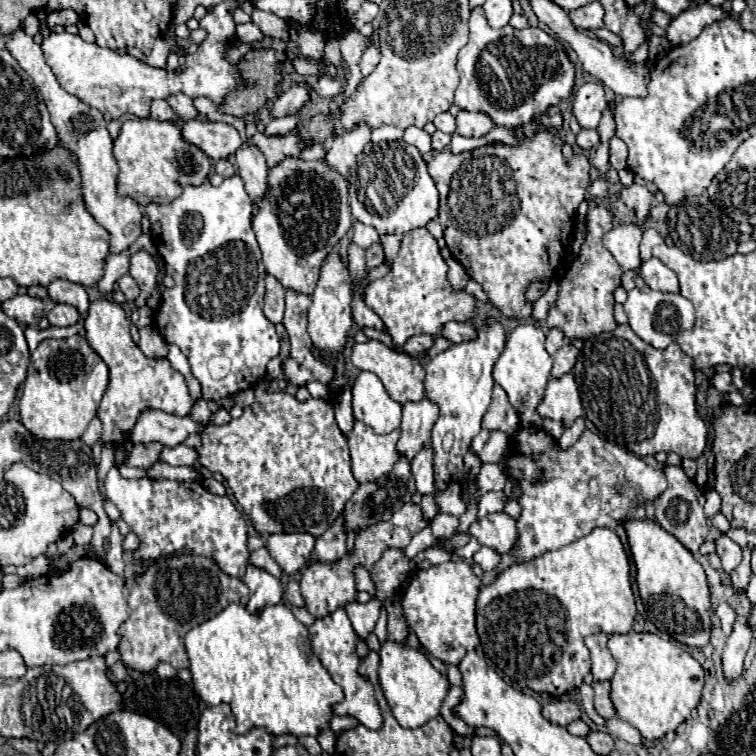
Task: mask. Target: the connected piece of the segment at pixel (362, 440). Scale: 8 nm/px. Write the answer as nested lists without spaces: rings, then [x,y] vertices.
[[[356,421],[354,429],[346,435],[352,457],[352,473],[358,483],[376,481],[378,477],[392,471],[392,465],[400,459],[396,443],[400,439],[400,429],[392,433],[378,435],[368,425]]]

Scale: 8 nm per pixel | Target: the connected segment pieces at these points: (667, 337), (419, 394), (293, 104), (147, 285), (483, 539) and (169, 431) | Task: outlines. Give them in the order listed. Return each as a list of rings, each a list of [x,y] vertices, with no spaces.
[[[632,289],[628,291],[628,299],[624,303],[624,311],[630,319],[632,331],[646,343],[650,343],[656,349],[666,349],[678,333],[690,329],[694,325],[694,307],[688,299],[684,299],[680,293],[660,293],[660,291],[640,291]]]
[[[366,341],[366,343],[354,343],[352,365],[358,369],[372,371],[384,383],[388,395],[398,403],[420,401],[424,397],[424,369],[422,369],[422,363],[412,355],[388,349],[380,341]]]
[[[302,81],[298,85],[292,85],[290,91],[282,93],[270,107],[270,117],[286,117],[286,115],[294,115],[298,111],[298,107],[302,107],[302,103],[308,99],[310,91],[308,91],[308,83]]]
[[[138,251],[130,257],[130,271],[128,271],[136,283],[140,285],[142,289],[142,295],[135,300],[137,307],[146,305],[146,297],[154,291],[156,287],[156,275],[158,275],[158,267],[156,267],[156,261],[154,257],[148,253],[148,251]]]
[[[490,513],[482,521],[474,521],[470,527],[480,545],[496,549],[496,553],[506,555],[516,547],[516,519],[506,513]]]
[[[144,409],[136,419],[134,429],[130,431],[132,443],[152,443],[158,441],[166,447],[182,443],[190,433],[202,431],[190,417],[176,417],[158,409]]]

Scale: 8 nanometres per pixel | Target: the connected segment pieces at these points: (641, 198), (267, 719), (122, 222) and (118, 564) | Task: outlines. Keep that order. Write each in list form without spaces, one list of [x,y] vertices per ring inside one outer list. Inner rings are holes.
[[[630,185],[620,189],[620,199],[628,205],[628,209],[634,209],[638,223],[642,223],[650,211],[650,193],[642,185]]]
[[[278,603],[268,605],[256,613],[250,613],[242,605],[228,605],[216,617],[192,627],[184,637],[186,655],[190,659],[192,685],[206,705],[226,703],[230,705],[236,728],[234,732],[242,735],[252,727],[264,727],[272,735],[312,735],[316,737],[320,729],[330,725],[332,705],[344,699],[342,689],[330,679],[322,663],[312,655],[308,629],[294,617],[290,605]]]
[[[22,29],[12,33],[10,41],[6,43],[6,49],[12,53],[12,57],[20,63],[20,67],[32,77],[36,87],[40,89],[44,103],[50,111],[52,125],[66,149],[70,149],[76,155],[76,161],[80,165],[80,177],[82,177],[82,197],[86,203],[88,213],[96,219],[98,225],[102,225],[110,233],[110,253],[122,253],[126,251],[138,237],[140,237],[140,205],[134,203],[128,197],[120,197],[116,193],[116,175],[118,175],[118,165],[112,155],[112,137],[108,133],[108,123],[104,121],[102,113],[98,109],[92,109],[78,97],[66,93],[50,67],[44,61],[44,55],[40,51],[40,45],[32,41],[30,35],[26,35]]]
[[[112,525],[112,535],[110,535],[110,551],[106,555],[106,565],[112,573],[122,575],[124,573],[124,561],[122,561],[122,535],[116,525]]]

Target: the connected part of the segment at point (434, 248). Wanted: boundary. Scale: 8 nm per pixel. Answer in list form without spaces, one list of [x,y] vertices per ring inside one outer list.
[[[420,227],[404,237],[392,271],[386,277],[366,285],[364,301],[384,321],[384,327],[396,347],[402,347],[406,339],[420,333],[430,333],[436,337],[444,323],[466,321],[472,317],[474,297],[466,291],[454,293],[446,279],[446,271],[448,265],[440,255],[436,239]]]

